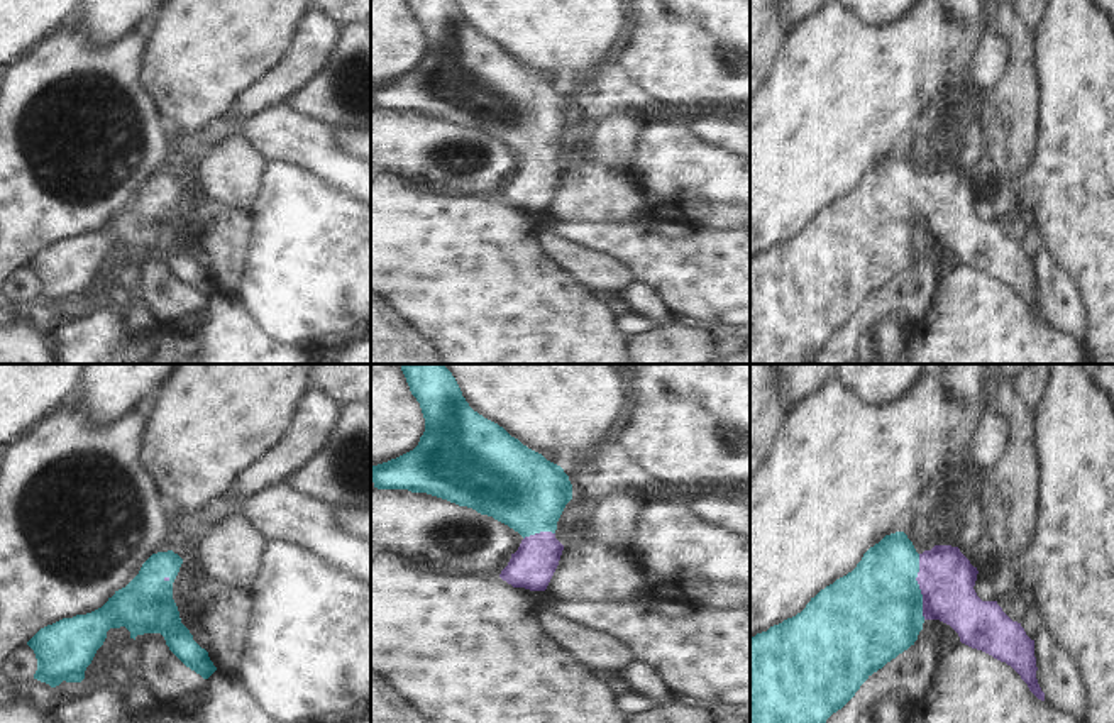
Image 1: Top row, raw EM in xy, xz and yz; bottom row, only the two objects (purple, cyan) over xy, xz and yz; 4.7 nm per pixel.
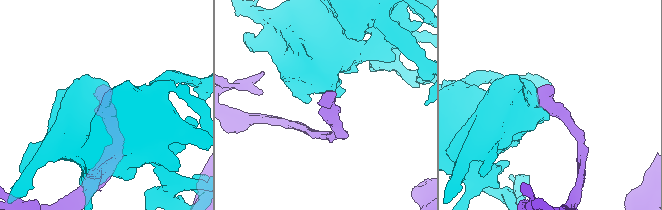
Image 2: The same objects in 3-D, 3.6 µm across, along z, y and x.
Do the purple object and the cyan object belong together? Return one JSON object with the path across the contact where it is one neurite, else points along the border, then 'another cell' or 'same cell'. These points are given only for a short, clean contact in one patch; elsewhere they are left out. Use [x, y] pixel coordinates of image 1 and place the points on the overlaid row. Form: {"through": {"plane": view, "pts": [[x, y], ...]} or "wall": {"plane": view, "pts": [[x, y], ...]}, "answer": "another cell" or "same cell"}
{"through": {"plane": "yz", "pts": [[947, 578], [932, 586], [920, 586], [899, 588], [876, 612]]}, "answer": "same cell"}

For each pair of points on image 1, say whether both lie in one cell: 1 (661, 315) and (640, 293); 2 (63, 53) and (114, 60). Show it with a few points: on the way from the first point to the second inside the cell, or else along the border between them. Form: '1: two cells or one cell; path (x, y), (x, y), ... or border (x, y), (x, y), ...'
1: one cell; path (656, 310), (644, 298)
2: one cell; path (75, 60), (102, 60)

